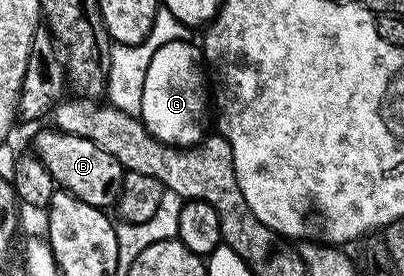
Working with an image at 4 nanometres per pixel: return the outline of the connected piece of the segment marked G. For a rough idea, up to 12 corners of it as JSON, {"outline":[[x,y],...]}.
{"outline":[[200,45],[151,57],[140,119],[169,146],[207,133],[211,90]]}

